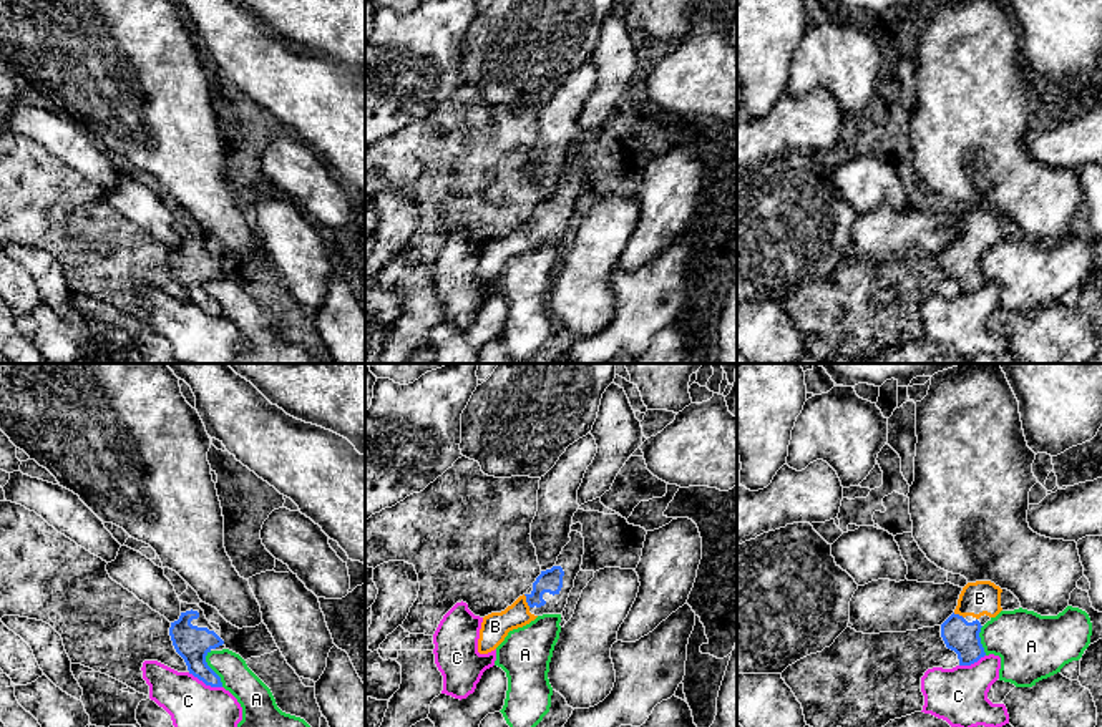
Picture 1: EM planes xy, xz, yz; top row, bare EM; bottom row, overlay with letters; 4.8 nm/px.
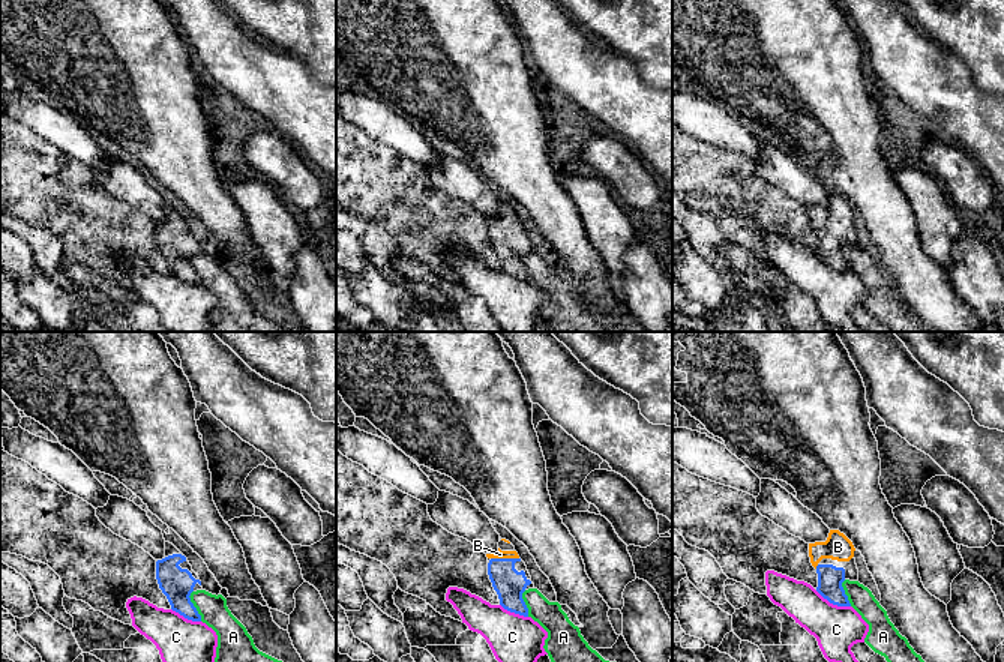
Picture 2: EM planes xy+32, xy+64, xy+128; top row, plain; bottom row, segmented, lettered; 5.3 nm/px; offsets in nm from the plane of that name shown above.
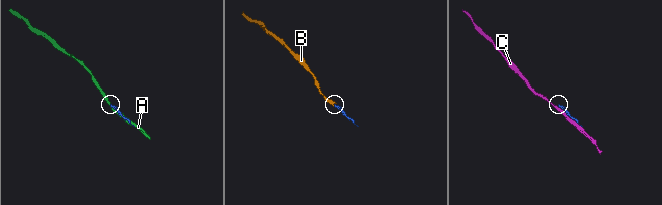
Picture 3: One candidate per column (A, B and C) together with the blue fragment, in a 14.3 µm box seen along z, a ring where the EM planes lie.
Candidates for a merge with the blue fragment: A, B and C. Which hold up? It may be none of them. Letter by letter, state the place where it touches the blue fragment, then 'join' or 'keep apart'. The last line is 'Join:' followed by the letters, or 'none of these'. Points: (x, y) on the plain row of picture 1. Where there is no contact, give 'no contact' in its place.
A: xy (211, 297) | keep apart
B: xz (526, 229) | join
C: xy (204, 311) | keep apart
Join: B

